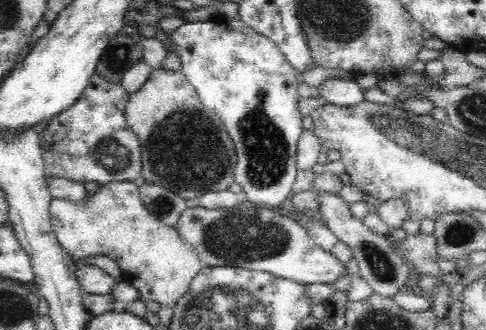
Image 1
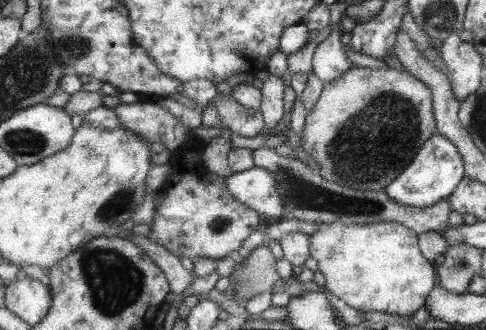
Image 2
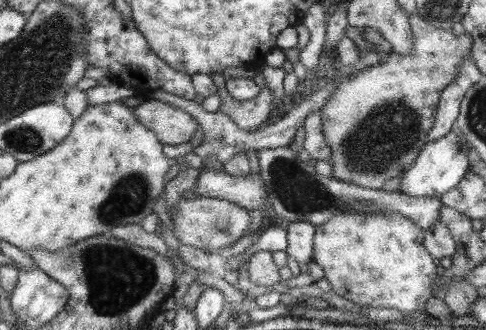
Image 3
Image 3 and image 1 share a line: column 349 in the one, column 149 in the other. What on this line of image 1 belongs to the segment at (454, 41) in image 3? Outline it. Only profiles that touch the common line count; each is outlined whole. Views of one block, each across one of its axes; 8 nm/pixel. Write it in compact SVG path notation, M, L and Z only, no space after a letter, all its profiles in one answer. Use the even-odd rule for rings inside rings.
M154 70L144 86L130 94L124 120L128 130L140 138L142 178L146 184L158 184L186 200L228 190L234 182L236 146L222 120L202 104L182 70Z

